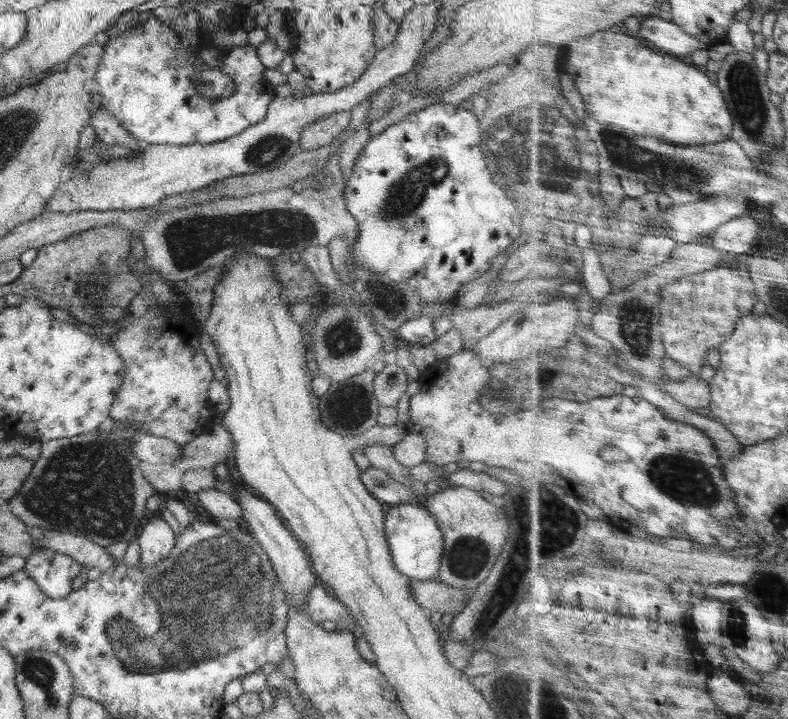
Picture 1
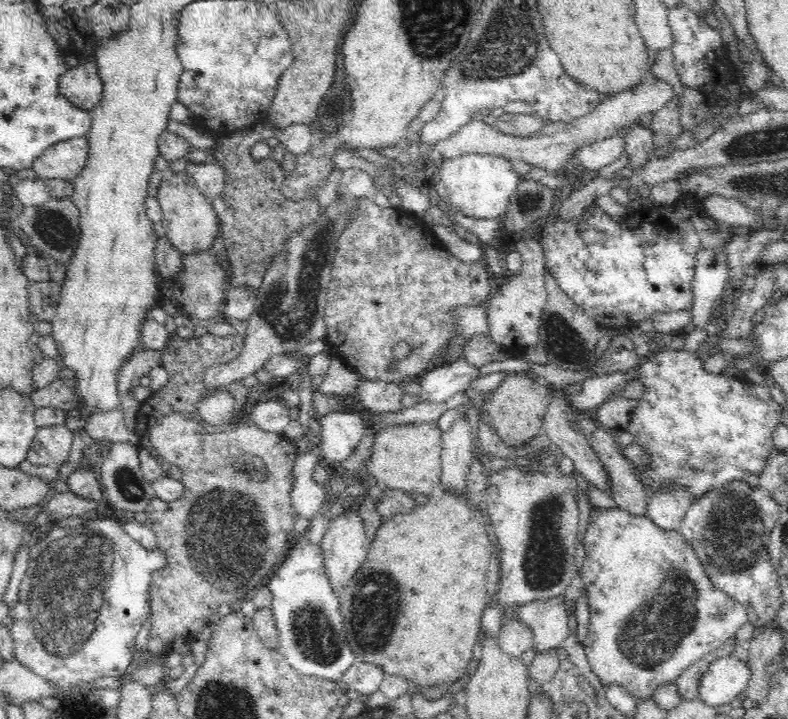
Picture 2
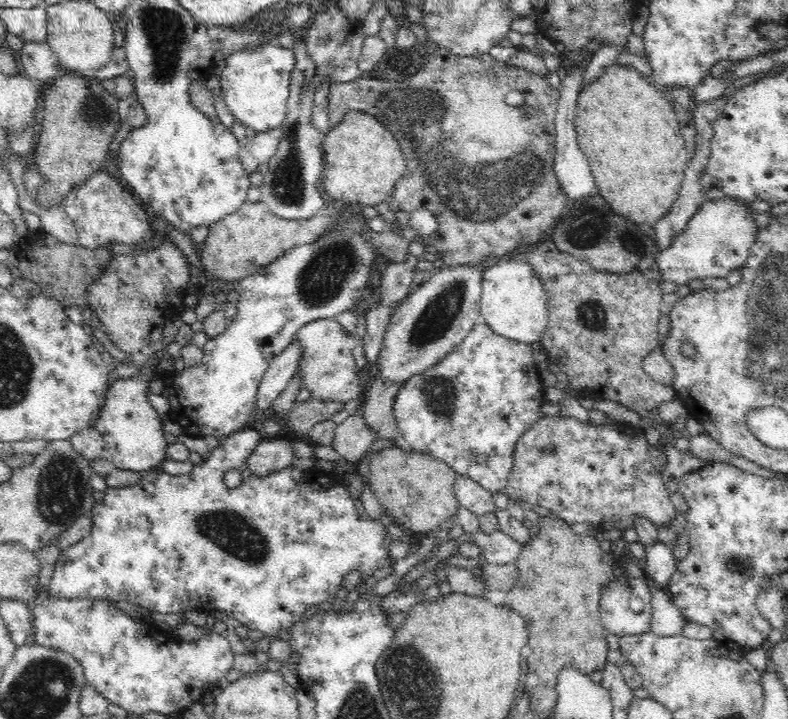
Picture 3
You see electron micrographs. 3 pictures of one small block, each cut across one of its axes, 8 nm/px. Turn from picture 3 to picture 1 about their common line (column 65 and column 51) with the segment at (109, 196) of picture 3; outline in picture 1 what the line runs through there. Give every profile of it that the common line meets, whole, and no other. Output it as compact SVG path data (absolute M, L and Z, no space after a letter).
M430 2L430 4L415 4L412 10L406 12L406 16L400 21L398 34L388 44L386 48L382 48L374 55L373 61L366 67L360 78L356 79L352 85L341 88L334 92L314 93L305 92L304 98L277 97L275 96L269 105L267 116L259 124L246 128L241 134L232 136L227 140L215 144L188 144L185 146L175 146L170 144L143 144L144 152L136 151L132 158L112 158L108 163L101 163L96 167L90 167L88 177L79 175L72 181L66 180L62 182L52 198L46 204L46 211L56 211L56 213L70 213L72 211L91 210L91 211L109 211L130 209L144 209L151 207L167 196L193 190L201 190L204 187L225 180L240 174L255 174L258 172L272 170L282 166L290 157L297 154L301 147L302 130L315 121L327 118L331 114L347 112L361 104L372 93L377 92L384 85L390 83L396 76L407 73L414 65L416 59L422 53L422 47L432 37L436 23L438 22L439 2Z

